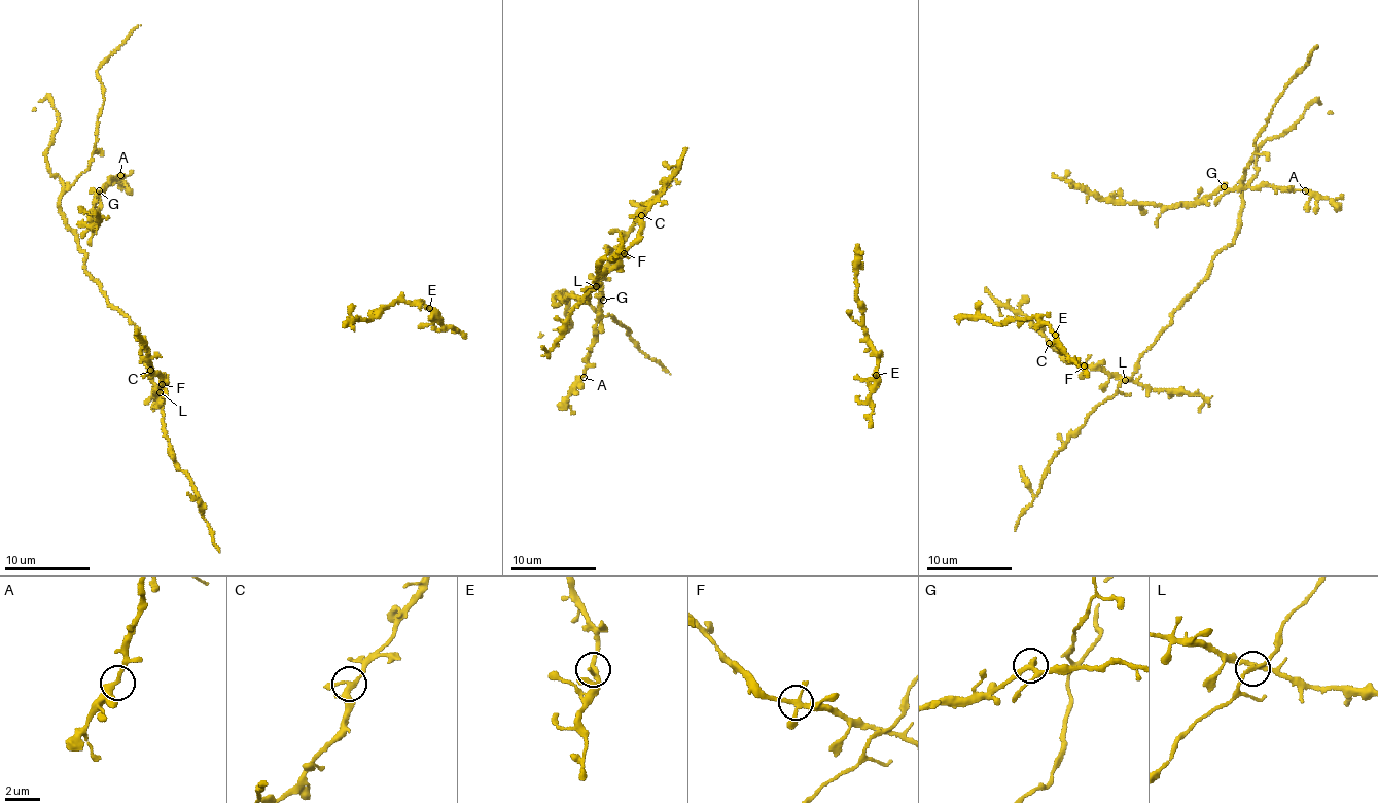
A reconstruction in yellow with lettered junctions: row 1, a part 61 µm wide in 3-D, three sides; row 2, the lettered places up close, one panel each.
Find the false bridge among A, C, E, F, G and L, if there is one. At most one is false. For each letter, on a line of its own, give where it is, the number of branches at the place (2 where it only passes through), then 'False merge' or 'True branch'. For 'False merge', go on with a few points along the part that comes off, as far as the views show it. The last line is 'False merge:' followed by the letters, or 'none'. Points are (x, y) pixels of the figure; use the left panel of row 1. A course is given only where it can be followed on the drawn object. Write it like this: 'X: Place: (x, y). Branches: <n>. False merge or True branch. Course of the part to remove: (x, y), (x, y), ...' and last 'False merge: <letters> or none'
A: Place: (120, 175). Branches: 3. True branch
C: Place: (150, 370). Branches: 4. True branch
E: Place: (429, 308). Branches: 3. True branch
F: Place: (162, 384). Branches: 4. True branch
G: Place: (99, 190). Branches: 3. True branch
L: Place: (160, 392). Branches: 4. False merge. Course of the part to remove: (160, 391), (139, 330), (109, 306), (60, 210), (62, 194), (96, 149), (104, 100), (98, 71), (140, 25)
False merge: L

